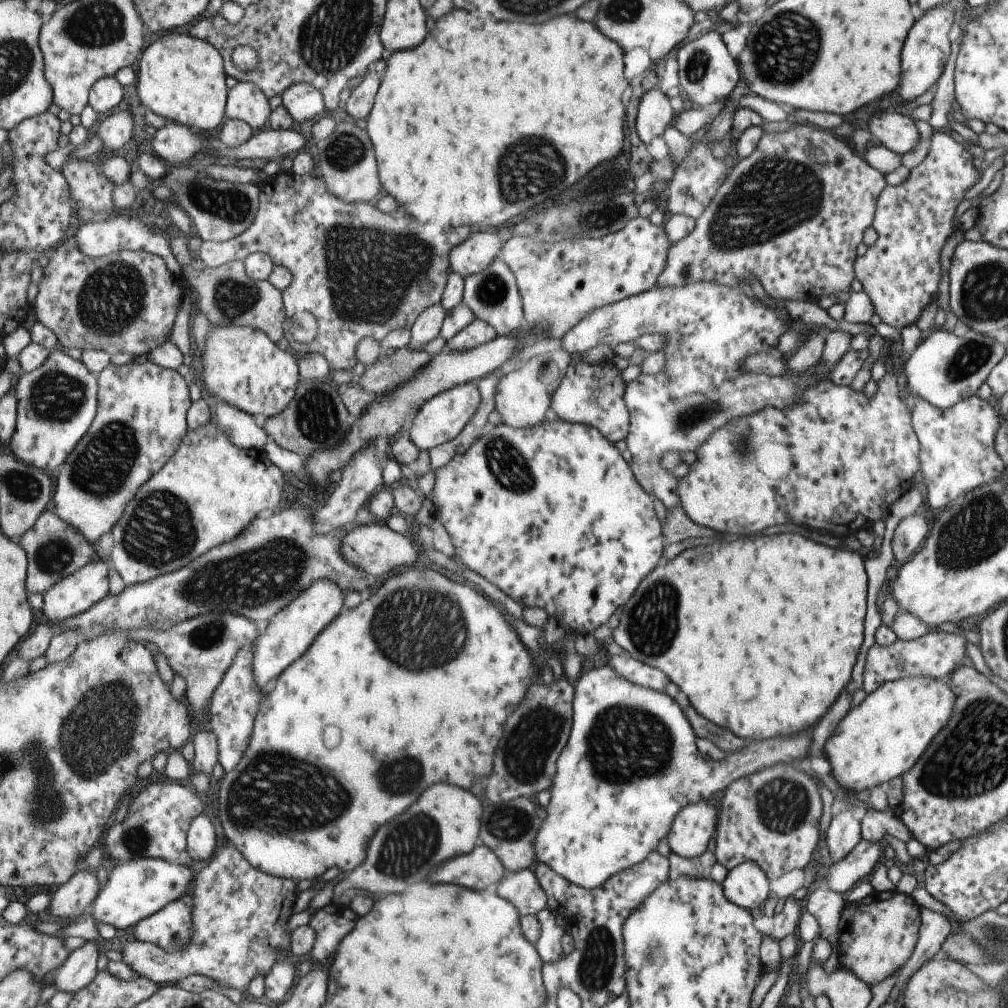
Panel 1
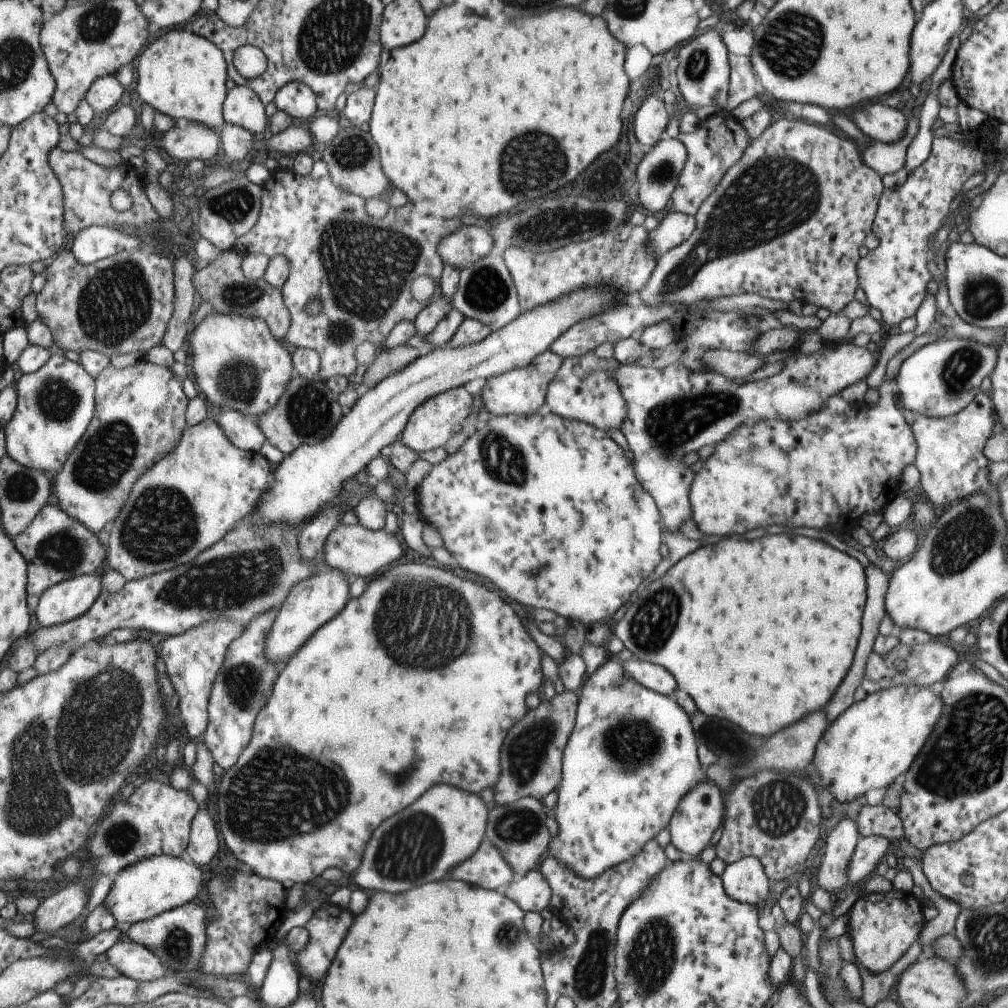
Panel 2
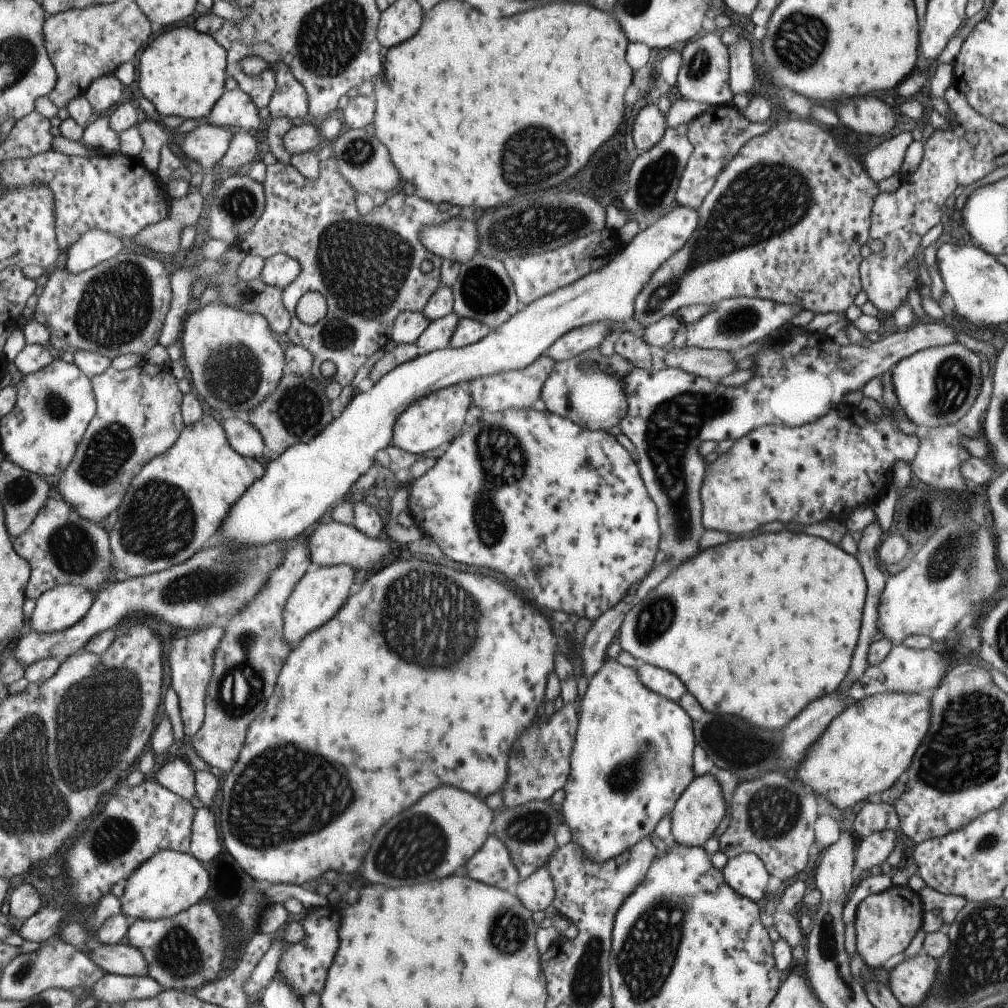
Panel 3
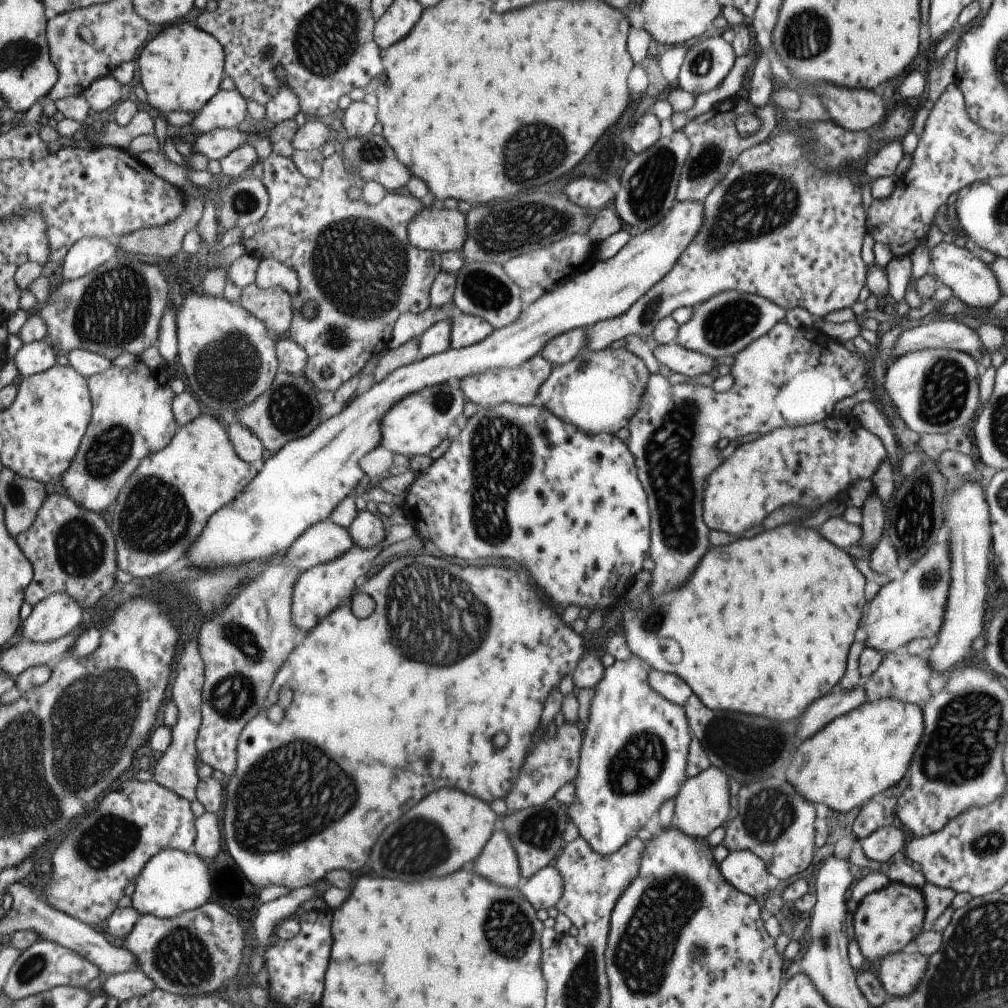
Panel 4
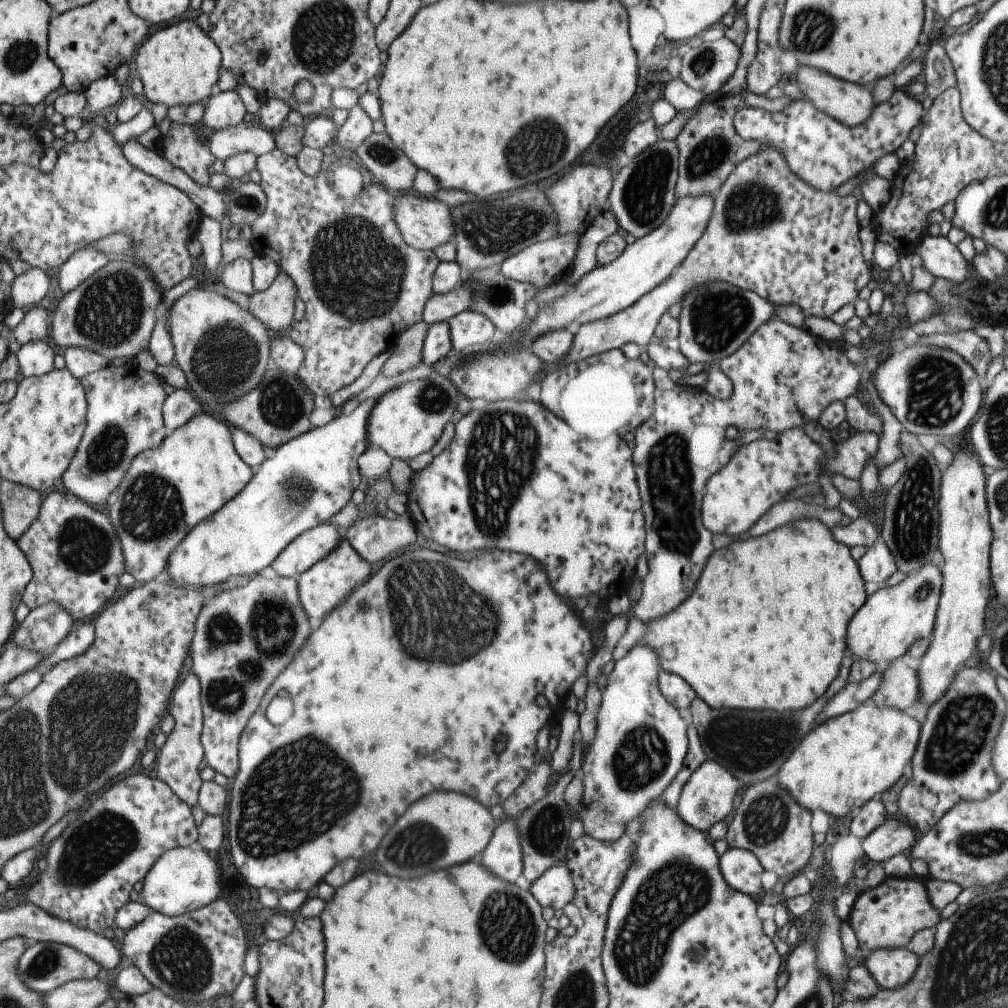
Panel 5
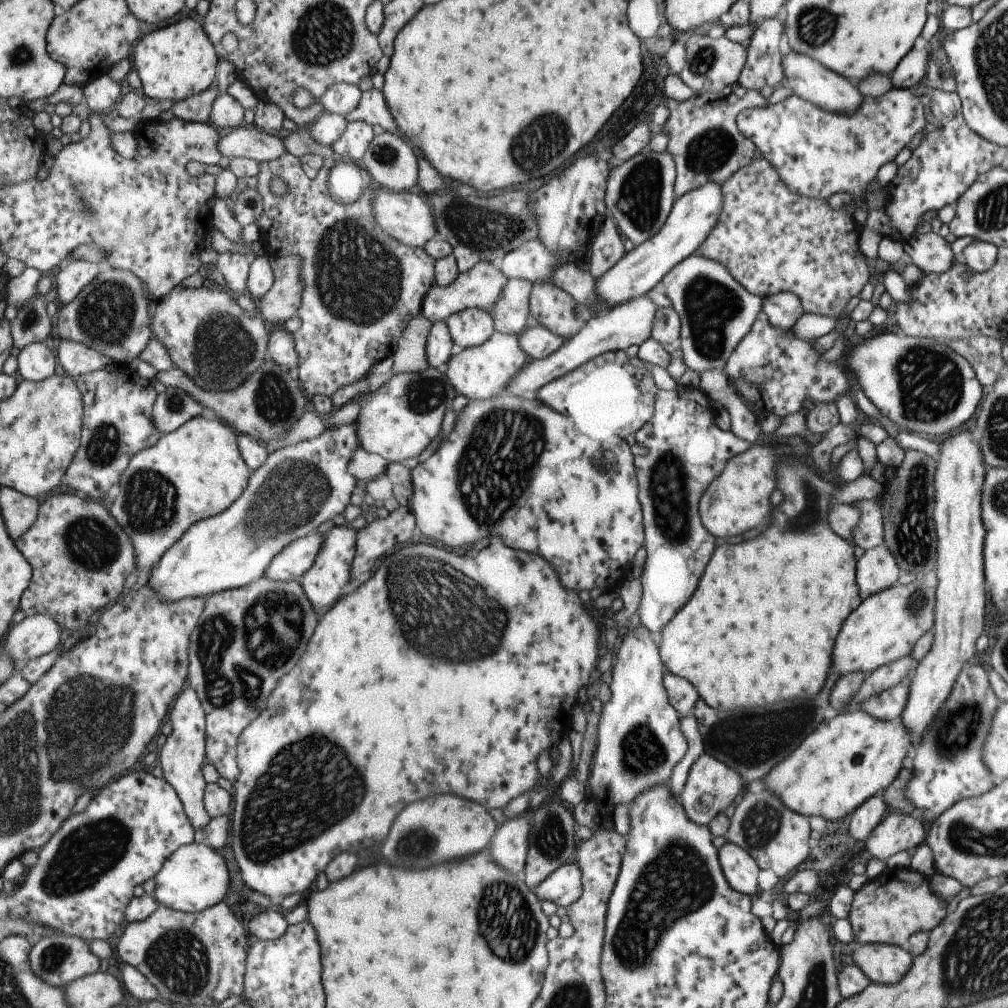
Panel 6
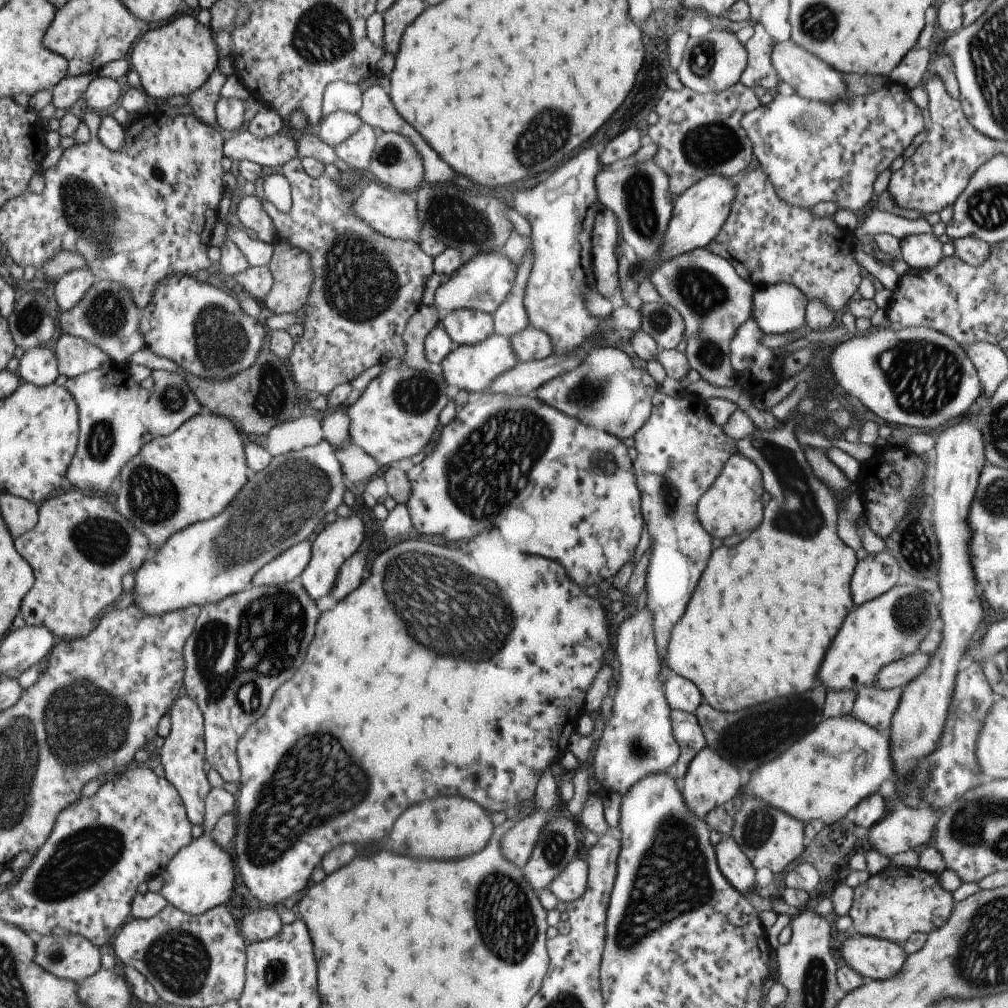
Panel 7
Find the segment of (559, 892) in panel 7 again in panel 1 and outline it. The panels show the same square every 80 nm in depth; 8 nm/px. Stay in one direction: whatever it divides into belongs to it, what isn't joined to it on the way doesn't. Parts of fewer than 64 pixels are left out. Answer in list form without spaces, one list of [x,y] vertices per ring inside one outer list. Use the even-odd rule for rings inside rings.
[[[532,868],[505,873],[492,890],[508,900],[516,908],[519,916],[535,915],[546,908],[546,894],[539,886]]]

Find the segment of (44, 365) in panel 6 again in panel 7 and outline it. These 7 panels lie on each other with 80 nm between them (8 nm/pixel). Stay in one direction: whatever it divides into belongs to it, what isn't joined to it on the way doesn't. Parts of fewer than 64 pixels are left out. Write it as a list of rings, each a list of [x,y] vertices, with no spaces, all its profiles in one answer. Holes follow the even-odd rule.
[[[41,346],[25,351],[19,360],[17,373],[25,382],[38,387],[52,385],[60,374],[56,353]]]

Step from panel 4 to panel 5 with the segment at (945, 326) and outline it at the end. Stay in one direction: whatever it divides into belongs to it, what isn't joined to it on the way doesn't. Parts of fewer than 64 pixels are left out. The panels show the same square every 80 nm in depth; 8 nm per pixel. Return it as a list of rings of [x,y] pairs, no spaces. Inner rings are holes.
[[[971,330],[954,333],[936,333],[935,335],[917,337],[915,342],[919,341],[923,344],[949,349],[958,354],[965,362],[970,364],[979,381],[986,374],[989,363],[993,360],[987,342],[983,338],[979,338]]]

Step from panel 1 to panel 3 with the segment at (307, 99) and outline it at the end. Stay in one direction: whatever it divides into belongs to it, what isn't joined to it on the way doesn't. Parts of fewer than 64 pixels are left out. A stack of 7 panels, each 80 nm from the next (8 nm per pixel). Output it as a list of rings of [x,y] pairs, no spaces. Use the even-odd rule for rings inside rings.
[[[272,62],[267,68],[273,71],[276,82],[273,94],[266,104],[270,118],[308,119],[305,89],[293,78],[290,70],[276,62]]]

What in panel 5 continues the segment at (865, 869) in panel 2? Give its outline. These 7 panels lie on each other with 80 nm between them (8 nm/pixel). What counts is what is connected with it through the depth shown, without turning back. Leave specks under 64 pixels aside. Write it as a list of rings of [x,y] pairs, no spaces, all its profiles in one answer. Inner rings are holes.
[[[885,819],[862,841],[862,852],[874,863],[882,863],[899,853],[908,853],[918,835],[909,822]]]

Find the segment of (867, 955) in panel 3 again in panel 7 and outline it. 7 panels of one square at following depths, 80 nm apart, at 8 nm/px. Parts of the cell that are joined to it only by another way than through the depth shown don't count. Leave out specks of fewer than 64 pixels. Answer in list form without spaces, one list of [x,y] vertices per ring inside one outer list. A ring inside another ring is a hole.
[[[885,867],[879,874],[869,878],[853,889],[853,899],[848,915],[851,917],[852,933],[880,939],[887,939],[901,945],[915,931],[927,934],[938,929],[947,922],[951,909],[955,904],[952,893],[944,890],[938,883],[938,877],[917,867]]]

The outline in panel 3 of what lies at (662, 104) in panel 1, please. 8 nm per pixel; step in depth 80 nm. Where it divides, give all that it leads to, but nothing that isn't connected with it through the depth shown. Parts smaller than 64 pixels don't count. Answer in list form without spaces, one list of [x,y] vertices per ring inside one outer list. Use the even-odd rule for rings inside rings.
[[[648,102],[642,107],[632,123],[631,138],[637,149],[646,151],[651,148],[664,133],[664,116],[658,111],[655,103]]]

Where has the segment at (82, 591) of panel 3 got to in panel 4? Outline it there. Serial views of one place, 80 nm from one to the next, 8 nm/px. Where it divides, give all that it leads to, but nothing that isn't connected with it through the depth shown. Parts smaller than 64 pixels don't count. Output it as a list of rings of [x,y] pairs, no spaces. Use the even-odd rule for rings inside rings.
[[[57,593],[35,605],[25,619],[21,637],[50,643],[75,633],[83,623],[84,607],[71,595]]]

